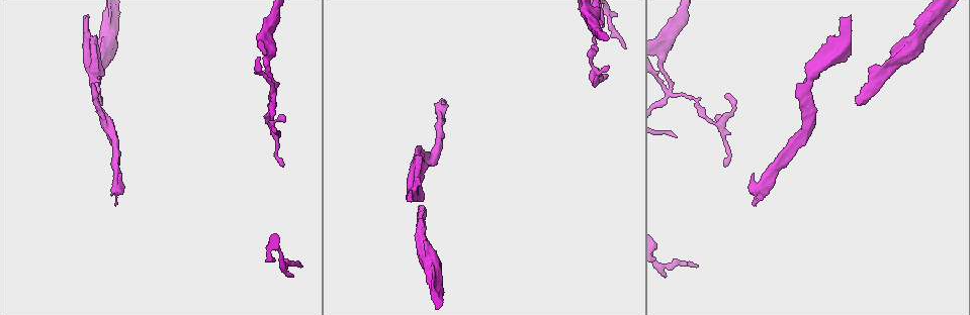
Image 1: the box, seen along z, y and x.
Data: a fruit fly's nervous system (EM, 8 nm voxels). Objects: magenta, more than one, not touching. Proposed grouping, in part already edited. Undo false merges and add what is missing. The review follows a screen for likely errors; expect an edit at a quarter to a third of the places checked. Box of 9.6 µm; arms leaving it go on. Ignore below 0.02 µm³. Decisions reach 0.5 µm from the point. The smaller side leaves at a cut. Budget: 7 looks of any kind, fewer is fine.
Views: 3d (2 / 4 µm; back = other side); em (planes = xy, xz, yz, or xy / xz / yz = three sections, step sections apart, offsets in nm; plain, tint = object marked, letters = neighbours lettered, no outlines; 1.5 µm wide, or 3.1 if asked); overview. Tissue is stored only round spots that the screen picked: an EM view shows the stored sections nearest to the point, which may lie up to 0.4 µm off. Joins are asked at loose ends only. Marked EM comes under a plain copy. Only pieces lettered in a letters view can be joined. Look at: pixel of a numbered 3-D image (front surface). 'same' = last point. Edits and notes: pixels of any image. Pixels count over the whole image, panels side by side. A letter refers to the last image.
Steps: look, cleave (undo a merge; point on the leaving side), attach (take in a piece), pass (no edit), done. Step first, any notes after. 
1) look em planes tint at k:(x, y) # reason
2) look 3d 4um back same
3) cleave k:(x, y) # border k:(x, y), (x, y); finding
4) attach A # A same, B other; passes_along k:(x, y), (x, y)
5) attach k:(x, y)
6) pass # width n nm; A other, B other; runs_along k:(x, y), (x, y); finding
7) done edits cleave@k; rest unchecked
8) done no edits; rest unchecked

look em planes letters at 1:(857, 102) # free end

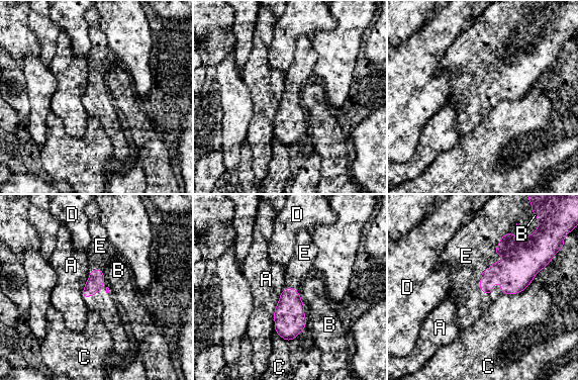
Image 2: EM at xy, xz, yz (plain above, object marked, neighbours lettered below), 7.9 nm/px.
attach E # A other, B other, C other, D other, E same; passes_along 2:(511, 272), (481, 278), (466, 256); the neuron continues

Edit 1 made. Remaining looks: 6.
look 3d 2um at 1:(115, 203) # long arm stops here

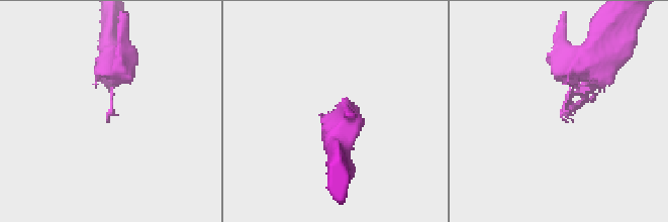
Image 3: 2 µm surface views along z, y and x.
look em planes letters at 3:(109, 122) # need the tissue

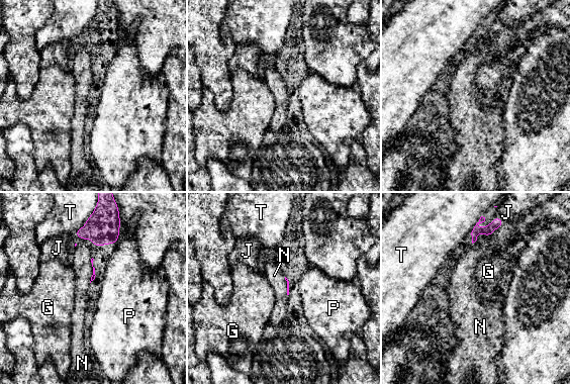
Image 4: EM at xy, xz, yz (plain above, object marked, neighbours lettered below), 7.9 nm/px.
attach N # G other, J other, N same, P other, T other; it goes on there

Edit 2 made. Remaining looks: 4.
look overview # see it whole again

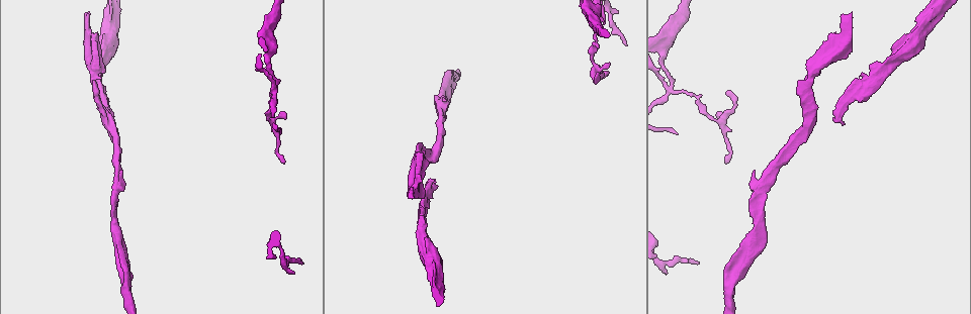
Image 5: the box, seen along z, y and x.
look em yz step 8 tint at 5:(601, 17) # a fork

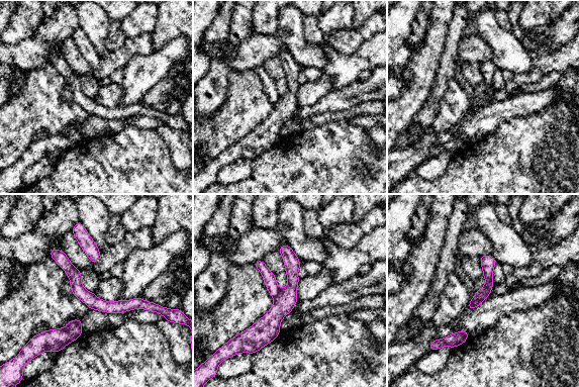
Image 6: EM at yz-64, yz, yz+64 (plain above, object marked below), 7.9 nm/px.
look em planes tint same # another direction

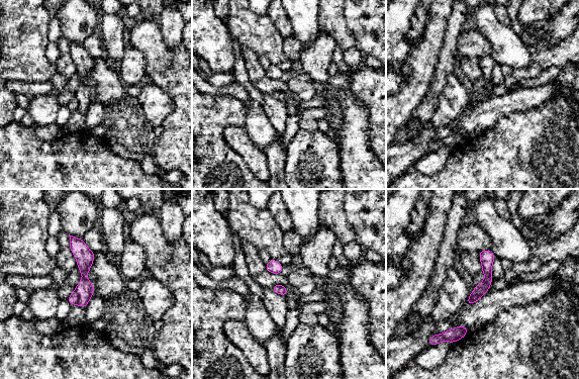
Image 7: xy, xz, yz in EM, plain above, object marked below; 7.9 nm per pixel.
look em planes letters same

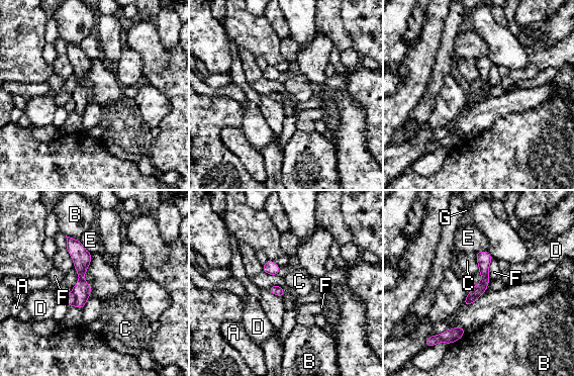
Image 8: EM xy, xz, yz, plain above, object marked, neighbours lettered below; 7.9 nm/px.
cleave 8:(70, 300) # A other, B other, C other, D other, E other, F other, G other; border 8:(72, 291), (75, 297), (74, 304); a second neuron is stuck on

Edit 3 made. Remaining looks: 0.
done edits attach@2, attach@4, cleave@8; rest unchecked

